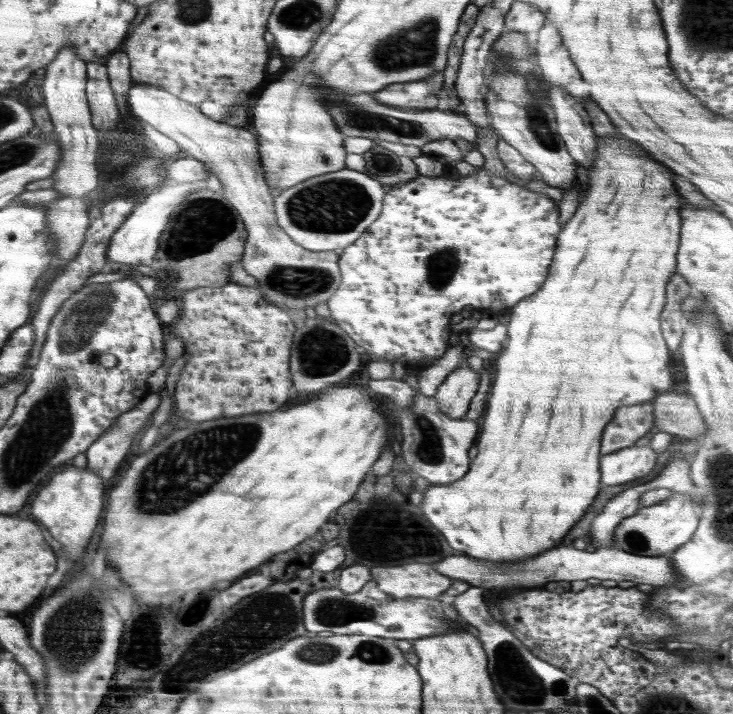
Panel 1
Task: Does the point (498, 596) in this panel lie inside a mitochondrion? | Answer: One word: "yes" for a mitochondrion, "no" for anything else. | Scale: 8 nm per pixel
no

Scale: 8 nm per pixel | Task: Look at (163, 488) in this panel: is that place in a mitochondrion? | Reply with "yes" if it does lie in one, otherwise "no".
yes

